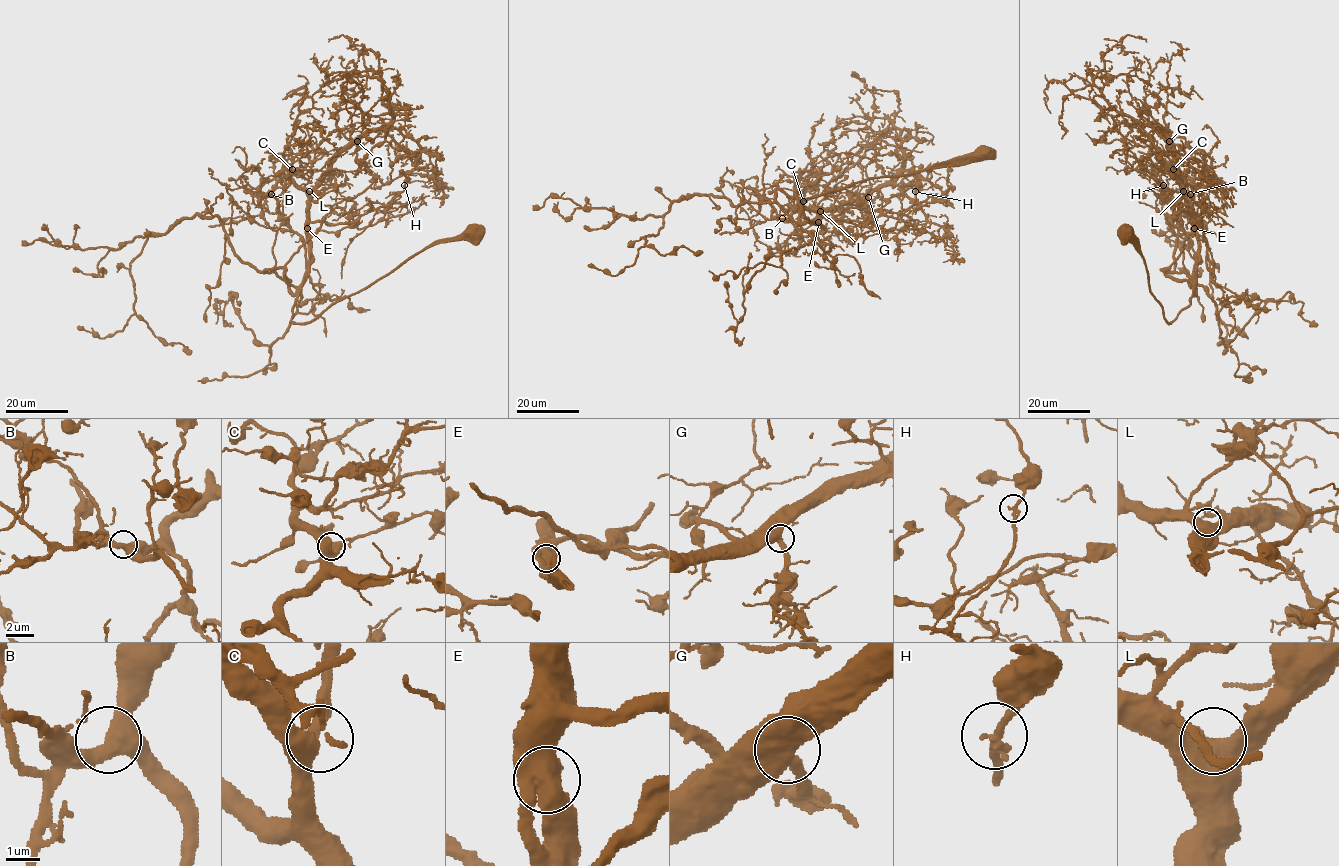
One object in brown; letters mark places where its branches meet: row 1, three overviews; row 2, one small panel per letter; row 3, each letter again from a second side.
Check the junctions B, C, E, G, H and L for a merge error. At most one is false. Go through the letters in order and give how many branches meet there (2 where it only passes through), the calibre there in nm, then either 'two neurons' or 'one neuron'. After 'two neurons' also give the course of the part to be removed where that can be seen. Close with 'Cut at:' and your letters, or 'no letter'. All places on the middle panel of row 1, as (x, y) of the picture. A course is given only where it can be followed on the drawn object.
B: branches 3; calibre 440 nm; one neuron
C: branches 3; calibre 420 nm; one neuron
E: branches 2; calibre 700 nm; one neuron
G: branches 2; calibre 480 nm; one neuron
H: branches 2; calibre 240 nm; one neuron
L: branches 1; calibre 850 nm; one neuron
Cut at: no letter

